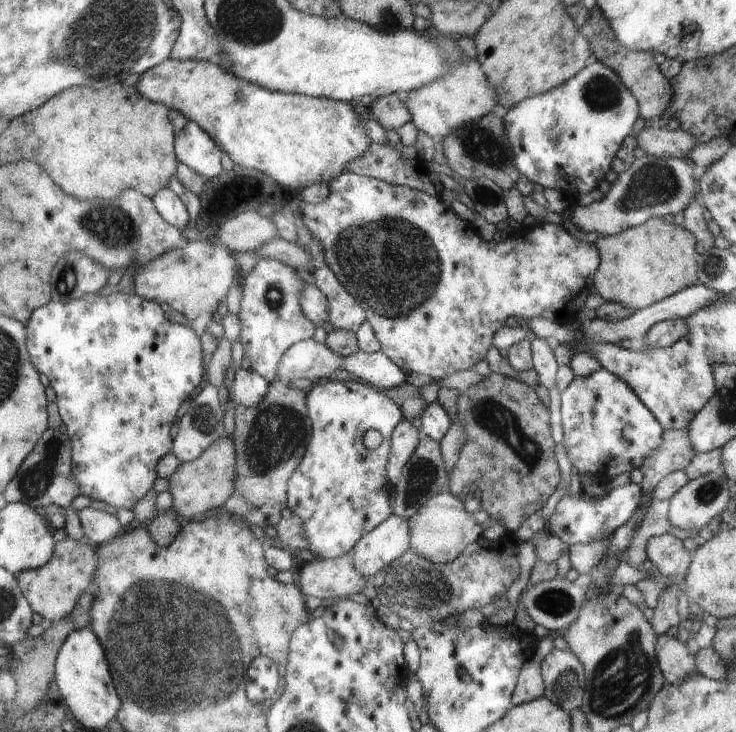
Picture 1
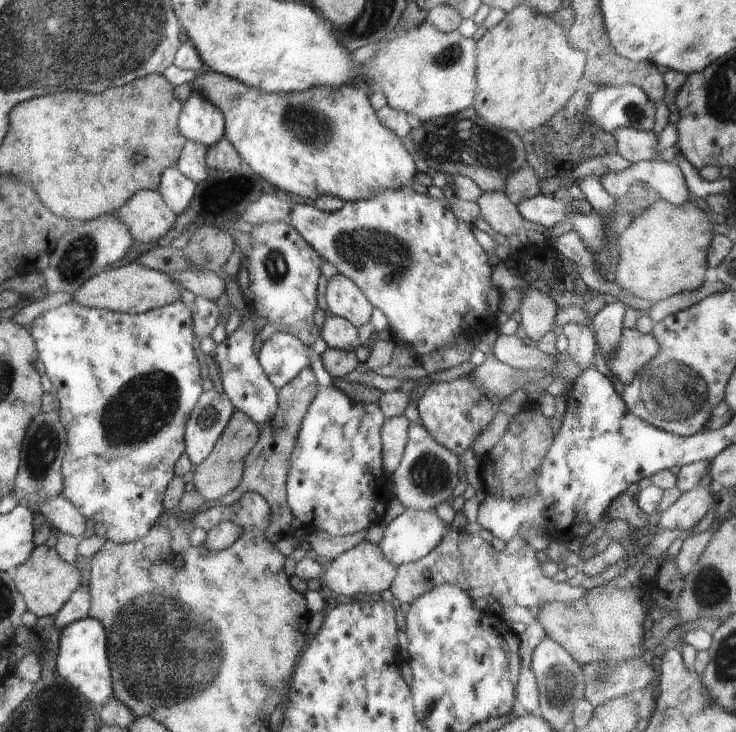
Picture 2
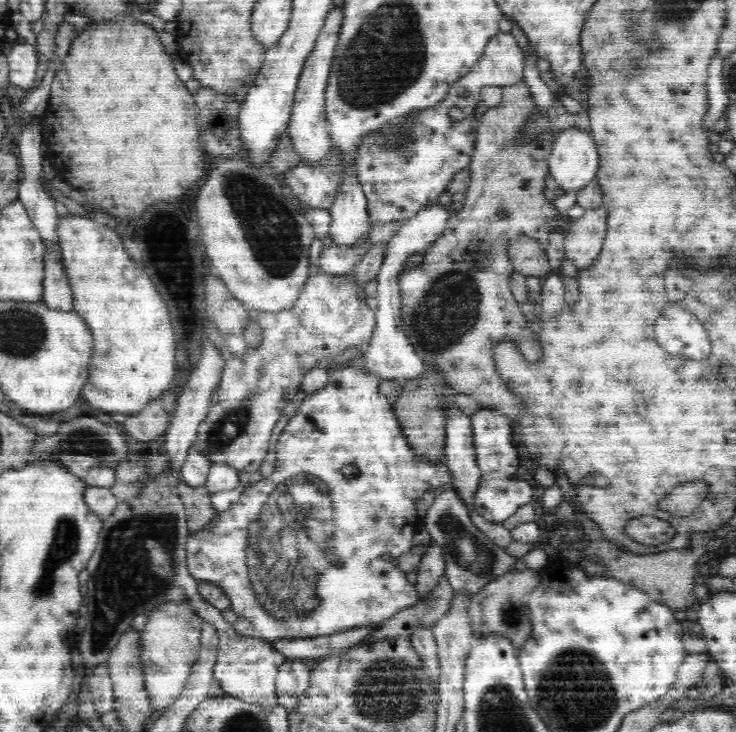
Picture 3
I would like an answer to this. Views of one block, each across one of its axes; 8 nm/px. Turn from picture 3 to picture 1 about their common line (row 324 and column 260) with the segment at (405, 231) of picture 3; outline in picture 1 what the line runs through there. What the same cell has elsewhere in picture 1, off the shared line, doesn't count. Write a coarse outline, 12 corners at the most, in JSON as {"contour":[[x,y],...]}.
{"contour":[[238,367],[229,389],[224,430],[231,436],[237,406],[256,406],[269,382],[261,374]]}

